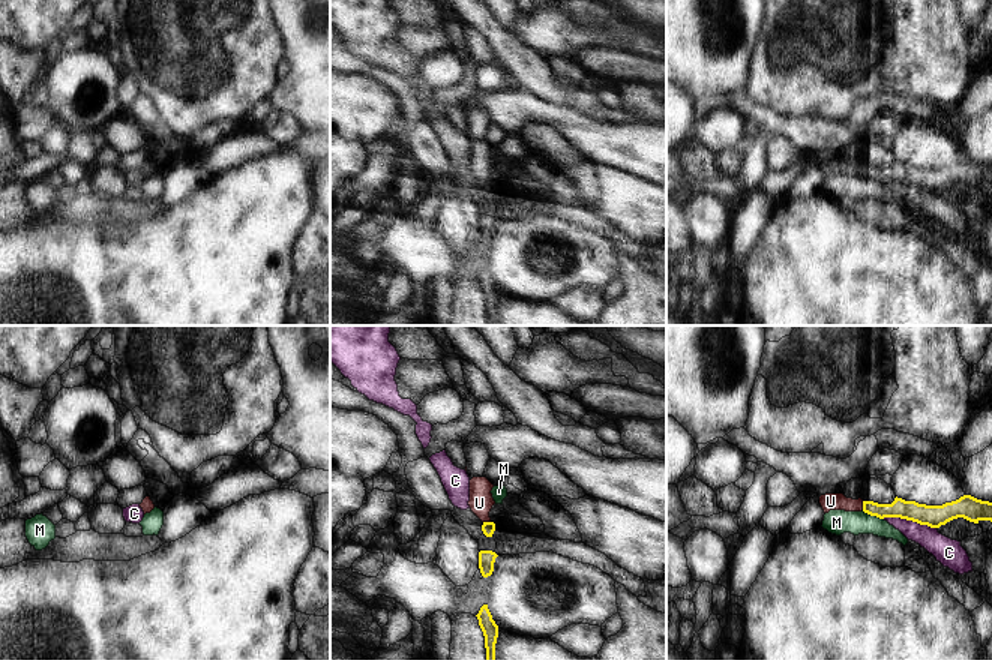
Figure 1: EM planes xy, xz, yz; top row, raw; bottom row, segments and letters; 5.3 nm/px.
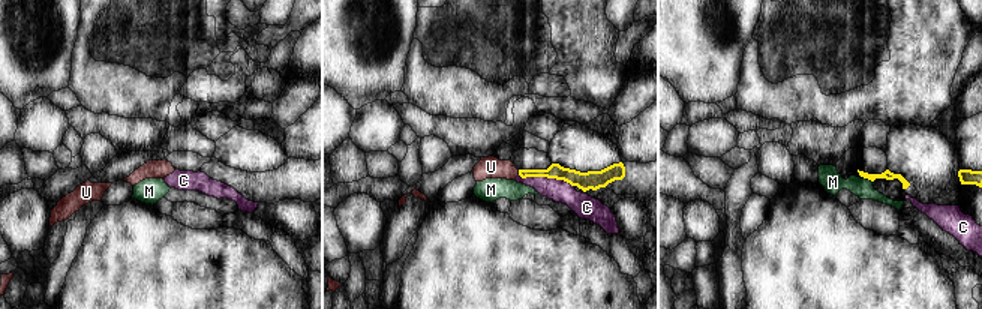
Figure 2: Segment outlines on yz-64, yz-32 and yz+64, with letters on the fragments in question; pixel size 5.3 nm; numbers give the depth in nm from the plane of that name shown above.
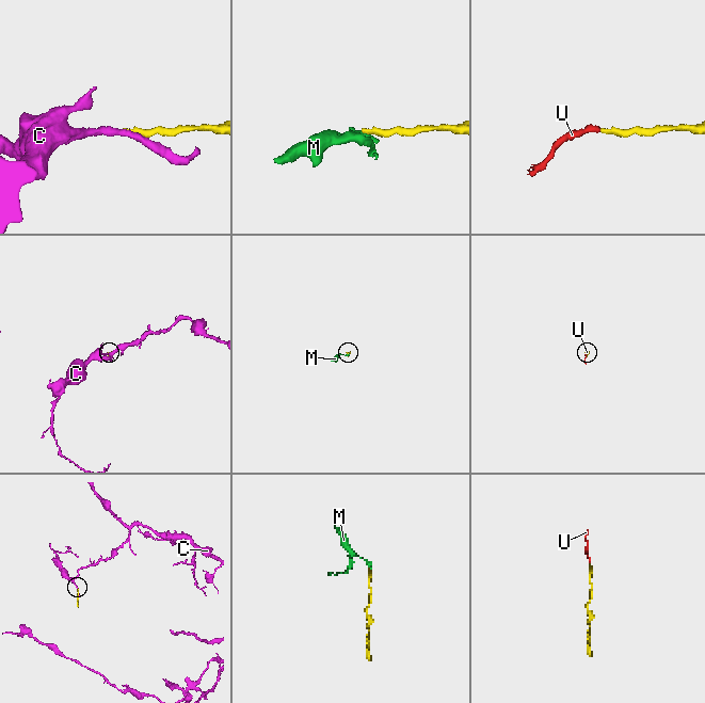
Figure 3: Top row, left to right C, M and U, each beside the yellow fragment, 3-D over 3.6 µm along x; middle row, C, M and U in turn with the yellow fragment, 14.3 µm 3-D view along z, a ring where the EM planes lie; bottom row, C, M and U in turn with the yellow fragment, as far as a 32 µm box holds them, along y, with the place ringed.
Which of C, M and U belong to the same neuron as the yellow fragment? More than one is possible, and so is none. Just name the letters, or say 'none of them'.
U

